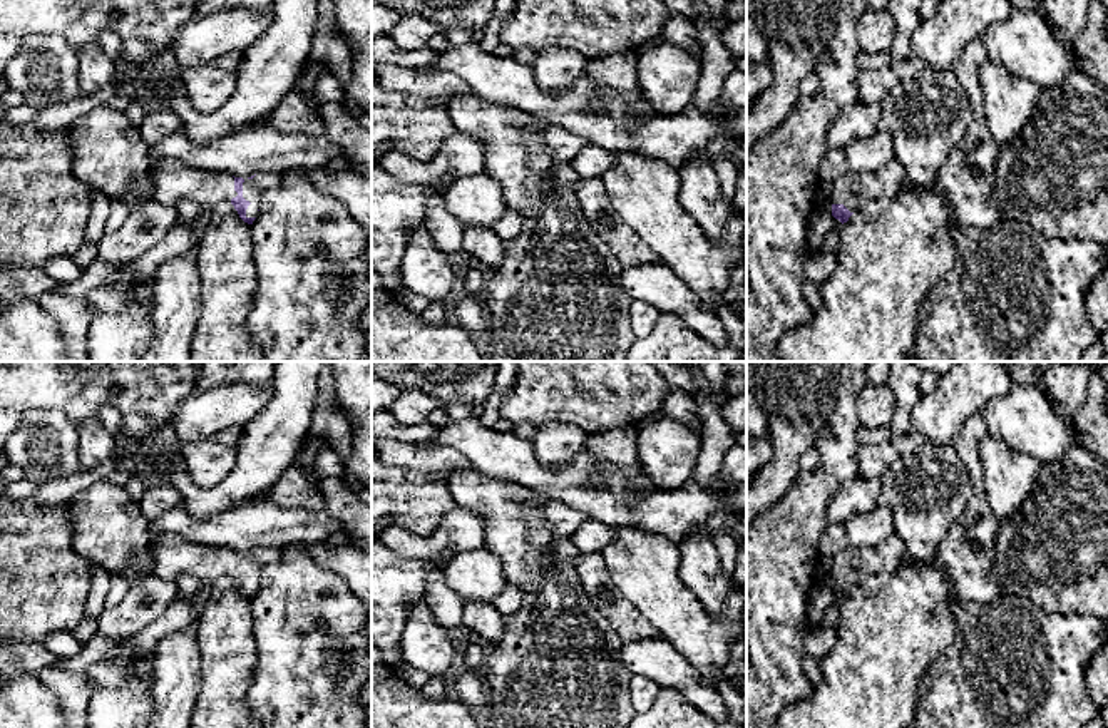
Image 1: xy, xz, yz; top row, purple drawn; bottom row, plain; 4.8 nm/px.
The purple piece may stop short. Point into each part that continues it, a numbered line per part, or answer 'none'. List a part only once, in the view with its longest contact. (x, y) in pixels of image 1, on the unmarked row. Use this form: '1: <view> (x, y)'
1: xy (253, 564)

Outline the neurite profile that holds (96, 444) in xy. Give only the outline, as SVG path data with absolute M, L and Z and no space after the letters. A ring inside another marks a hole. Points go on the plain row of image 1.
M97 417L84 420L77 427L79 470L92 470L112 459L117 445L119 438Z

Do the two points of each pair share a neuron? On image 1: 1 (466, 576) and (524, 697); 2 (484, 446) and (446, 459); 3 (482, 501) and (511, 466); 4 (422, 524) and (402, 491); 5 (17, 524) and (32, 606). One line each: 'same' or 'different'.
1: different
2: different
3: different
4: same
5: same

